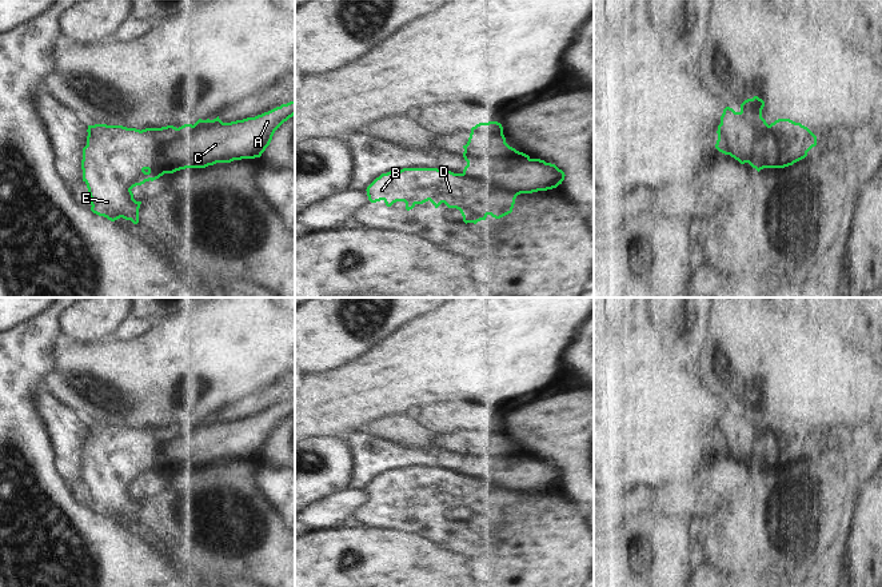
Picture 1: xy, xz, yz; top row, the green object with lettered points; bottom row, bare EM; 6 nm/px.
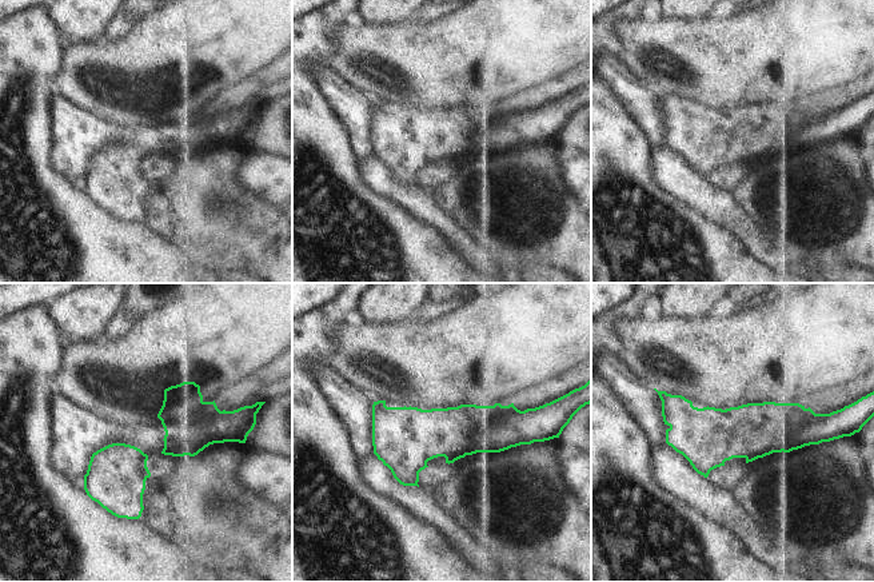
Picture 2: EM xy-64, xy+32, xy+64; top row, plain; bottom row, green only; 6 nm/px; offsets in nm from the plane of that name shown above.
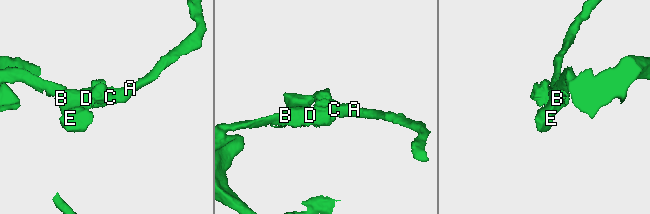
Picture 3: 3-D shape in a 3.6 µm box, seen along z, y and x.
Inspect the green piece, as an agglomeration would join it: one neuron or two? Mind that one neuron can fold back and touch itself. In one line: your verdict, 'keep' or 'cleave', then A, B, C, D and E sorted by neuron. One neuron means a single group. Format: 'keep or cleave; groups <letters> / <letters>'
cleave; groups A C / B D E

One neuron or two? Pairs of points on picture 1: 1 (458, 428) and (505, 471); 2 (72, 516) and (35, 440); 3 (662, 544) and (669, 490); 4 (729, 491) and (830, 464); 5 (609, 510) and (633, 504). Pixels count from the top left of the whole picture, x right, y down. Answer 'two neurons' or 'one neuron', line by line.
1: two neurons
2: one neuron
3: two neurons
4: two neurons
5: one neuron

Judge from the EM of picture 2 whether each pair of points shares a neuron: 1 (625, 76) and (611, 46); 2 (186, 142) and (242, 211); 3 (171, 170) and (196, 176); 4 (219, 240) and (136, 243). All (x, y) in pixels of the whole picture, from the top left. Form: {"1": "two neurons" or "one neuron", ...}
{"1": "two neurons", "2": "two neurons", "3": "one neuron", "4": "two neurons"}

